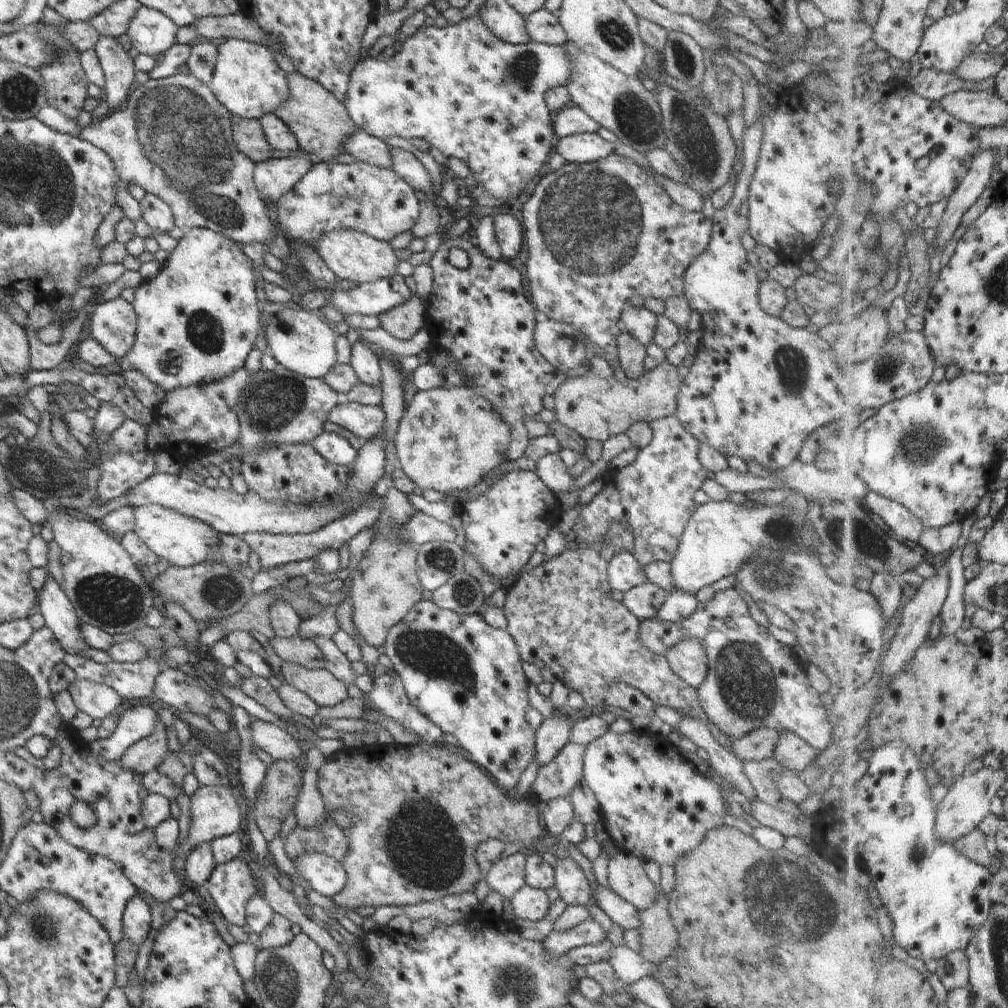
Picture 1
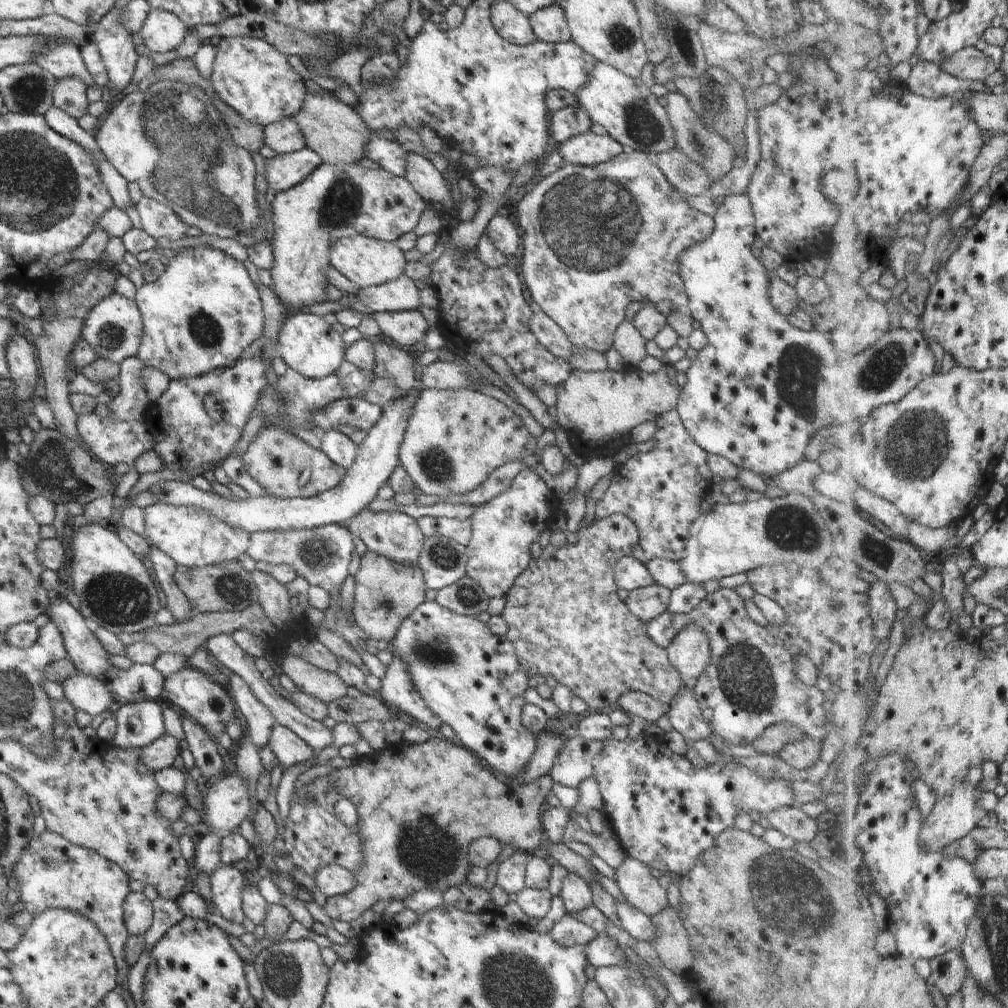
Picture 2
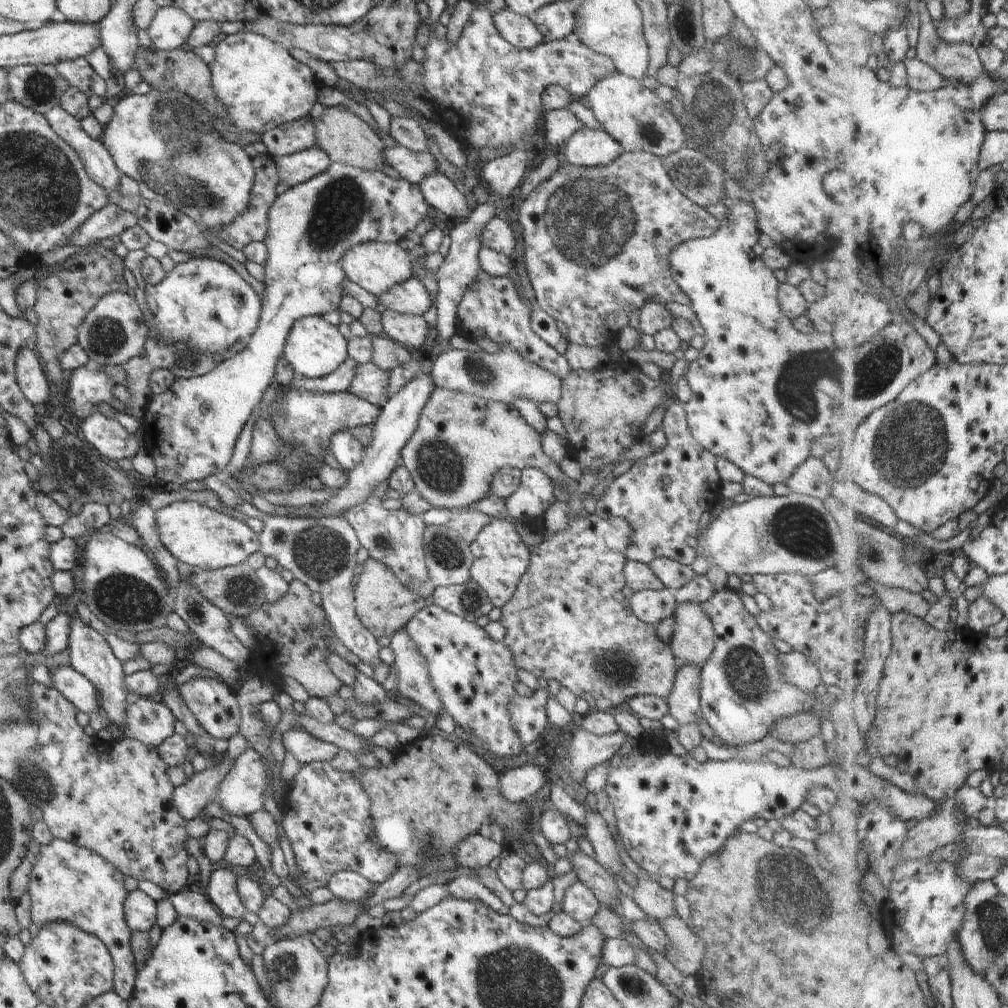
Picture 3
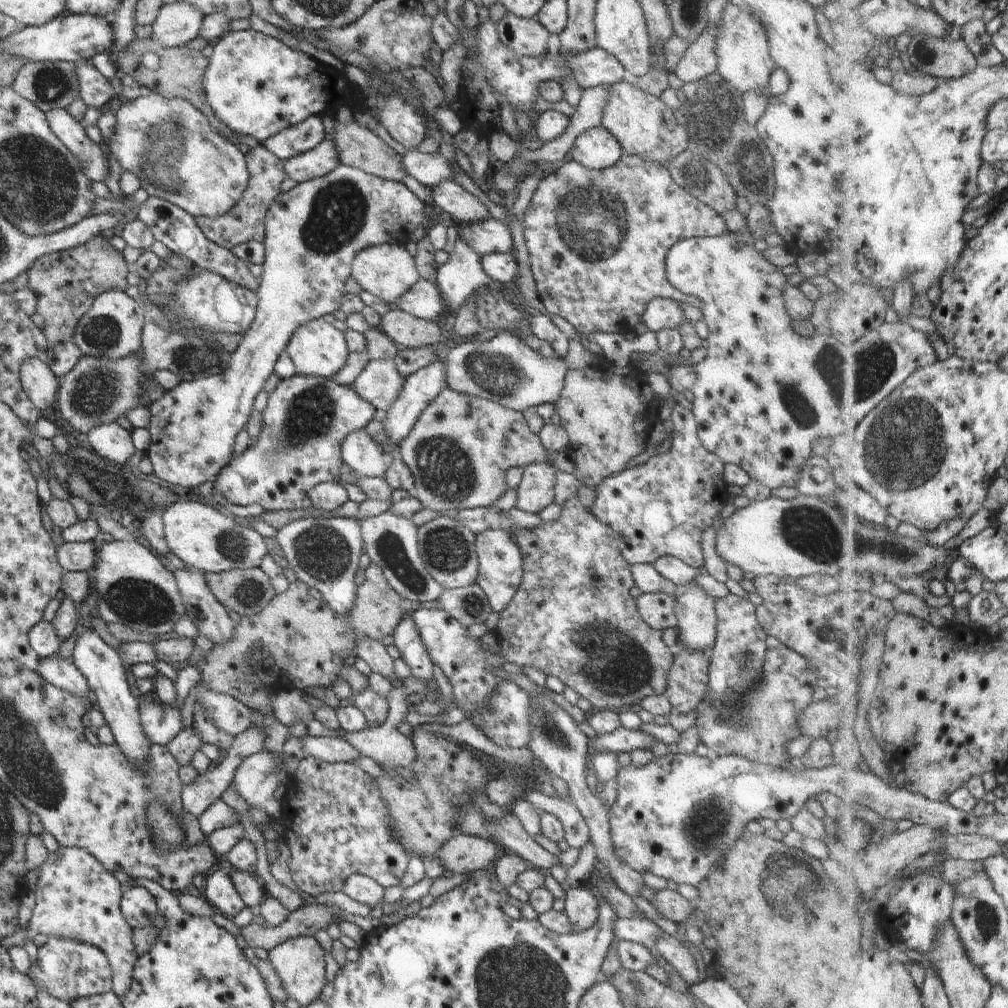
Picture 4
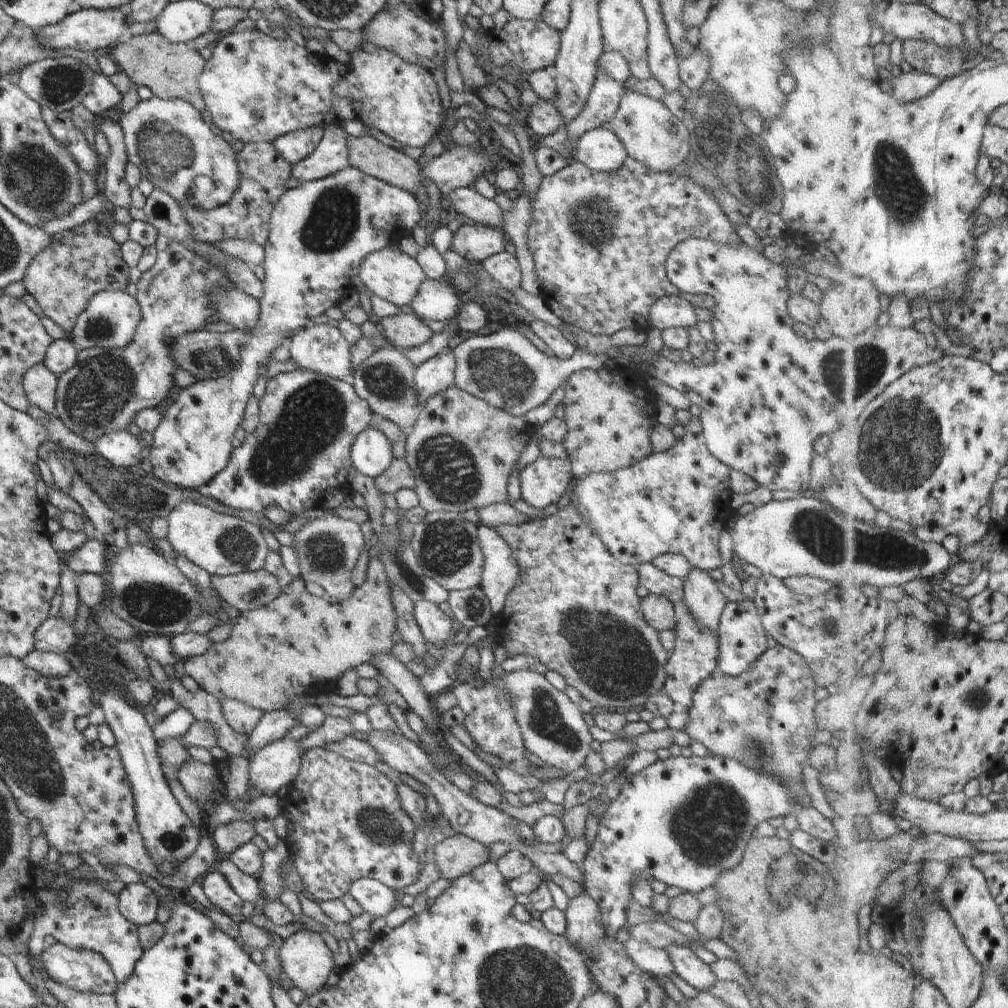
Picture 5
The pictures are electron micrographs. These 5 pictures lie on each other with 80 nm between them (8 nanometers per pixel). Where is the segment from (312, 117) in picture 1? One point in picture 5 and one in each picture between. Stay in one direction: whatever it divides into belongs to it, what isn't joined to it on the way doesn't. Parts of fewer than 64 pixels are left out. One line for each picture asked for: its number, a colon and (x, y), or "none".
2: (335, 131)
3: (347, 139)
4: (358, 147)
5: (383, 162)

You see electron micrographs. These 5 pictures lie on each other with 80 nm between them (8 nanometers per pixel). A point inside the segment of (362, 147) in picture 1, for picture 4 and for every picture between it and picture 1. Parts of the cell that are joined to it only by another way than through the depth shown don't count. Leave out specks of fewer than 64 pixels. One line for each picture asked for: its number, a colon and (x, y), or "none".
2: (392, 156)
3: (413, 166)
4: (430, 169)

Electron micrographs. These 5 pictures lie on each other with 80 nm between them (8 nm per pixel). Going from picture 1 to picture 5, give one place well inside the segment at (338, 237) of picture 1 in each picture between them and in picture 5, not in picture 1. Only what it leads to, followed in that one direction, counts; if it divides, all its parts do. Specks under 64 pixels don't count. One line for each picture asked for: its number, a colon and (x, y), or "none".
2: (368, 262)
3: (377, 267)
4: (388, 271)
5: (390, 274)

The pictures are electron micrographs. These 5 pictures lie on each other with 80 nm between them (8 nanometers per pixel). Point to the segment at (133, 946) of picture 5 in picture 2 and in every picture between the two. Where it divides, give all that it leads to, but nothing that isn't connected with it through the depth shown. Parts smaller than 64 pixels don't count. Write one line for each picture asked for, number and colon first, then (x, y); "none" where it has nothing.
2: (52, 873)
3: (71, 883)
4: (77, 899)

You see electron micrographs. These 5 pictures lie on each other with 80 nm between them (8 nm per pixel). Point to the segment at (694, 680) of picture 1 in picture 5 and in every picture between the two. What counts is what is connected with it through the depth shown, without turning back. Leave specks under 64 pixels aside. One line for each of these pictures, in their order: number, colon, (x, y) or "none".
2: (689, 651)
3: (693, 641)
4: (695, 610)
5: (702, 599)

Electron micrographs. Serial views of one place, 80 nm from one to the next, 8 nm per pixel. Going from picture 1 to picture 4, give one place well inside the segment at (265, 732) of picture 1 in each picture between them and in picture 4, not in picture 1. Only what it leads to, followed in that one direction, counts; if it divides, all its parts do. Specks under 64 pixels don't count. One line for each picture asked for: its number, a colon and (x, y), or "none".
2: (290, 749)
3: (306, 748)
4: (333, 749)

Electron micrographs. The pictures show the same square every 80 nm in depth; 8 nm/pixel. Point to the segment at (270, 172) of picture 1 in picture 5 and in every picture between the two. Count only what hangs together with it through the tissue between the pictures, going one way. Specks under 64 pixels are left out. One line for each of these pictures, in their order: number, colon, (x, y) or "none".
2: (282, 172)
3: (296, 168)
4: (322, 159)
5: (331, 156)

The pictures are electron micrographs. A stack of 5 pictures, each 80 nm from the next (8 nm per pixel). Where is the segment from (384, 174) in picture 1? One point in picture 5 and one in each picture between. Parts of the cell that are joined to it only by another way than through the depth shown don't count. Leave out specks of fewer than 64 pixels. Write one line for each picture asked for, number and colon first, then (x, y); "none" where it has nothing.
2: (334, 200)
3: (190, 429)
4: (313, 231)
5: (319, 232)

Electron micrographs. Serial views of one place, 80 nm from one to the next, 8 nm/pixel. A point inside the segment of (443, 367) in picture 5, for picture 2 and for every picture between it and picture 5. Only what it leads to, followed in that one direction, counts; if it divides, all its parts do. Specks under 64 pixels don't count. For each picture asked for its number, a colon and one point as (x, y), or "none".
2: (378, 454)
3: (396, 424)
4: (421, 387)

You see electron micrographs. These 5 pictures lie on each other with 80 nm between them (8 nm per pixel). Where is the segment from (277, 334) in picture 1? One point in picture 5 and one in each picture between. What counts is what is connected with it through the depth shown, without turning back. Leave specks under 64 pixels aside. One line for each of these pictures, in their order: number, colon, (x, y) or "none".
2: (307, 343)
3: (315, 348)
4: (317, 348)
5: (322, 349)

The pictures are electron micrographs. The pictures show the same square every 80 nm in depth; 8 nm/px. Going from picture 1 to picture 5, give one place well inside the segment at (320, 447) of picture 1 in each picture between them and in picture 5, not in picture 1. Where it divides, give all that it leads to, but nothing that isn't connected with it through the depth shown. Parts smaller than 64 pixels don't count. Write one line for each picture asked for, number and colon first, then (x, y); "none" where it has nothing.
2: (340, 449)
3: (347, 449)
4: (365, 455)
5: (371, 453)

